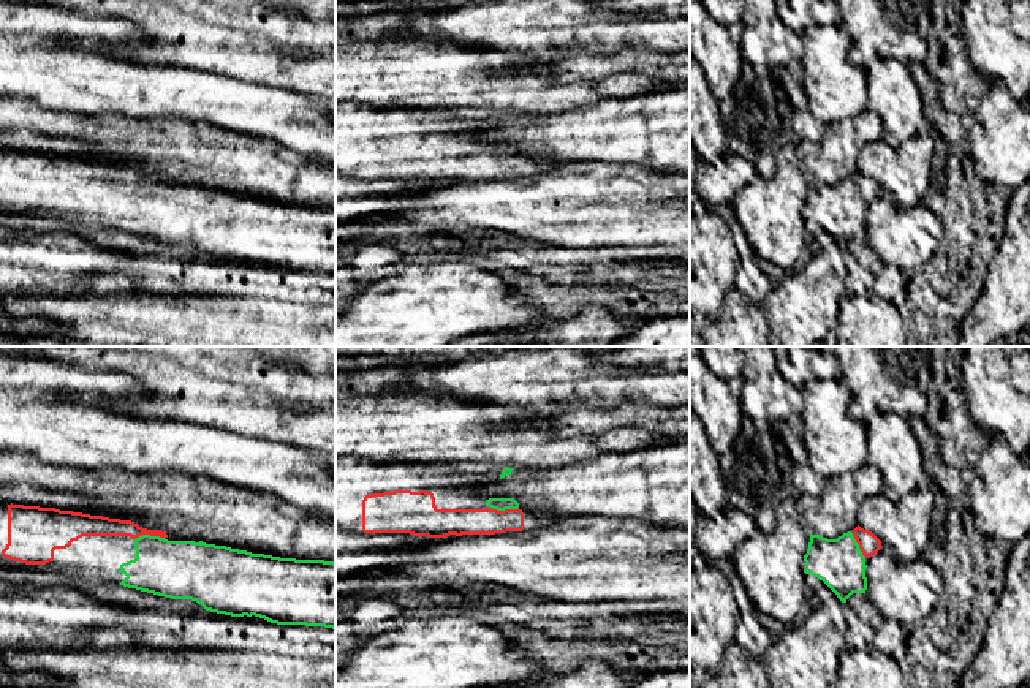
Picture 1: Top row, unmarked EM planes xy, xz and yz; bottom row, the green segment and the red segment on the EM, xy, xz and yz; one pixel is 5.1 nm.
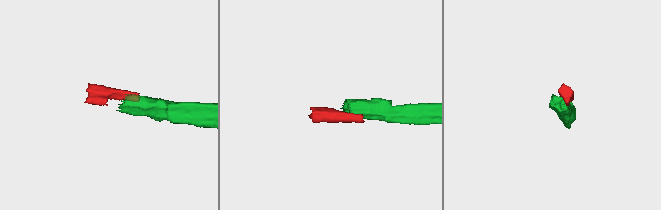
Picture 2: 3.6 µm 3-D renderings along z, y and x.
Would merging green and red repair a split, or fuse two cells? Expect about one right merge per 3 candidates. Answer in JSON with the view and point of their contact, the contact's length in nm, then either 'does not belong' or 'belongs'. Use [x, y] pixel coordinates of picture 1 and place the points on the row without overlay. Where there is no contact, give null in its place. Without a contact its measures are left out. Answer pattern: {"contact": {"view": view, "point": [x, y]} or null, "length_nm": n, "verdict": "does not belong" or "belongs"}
{"contact": {"view": "xy", "point": [149, 181]}, "length_nm": 160, "verdict": "belongs"}

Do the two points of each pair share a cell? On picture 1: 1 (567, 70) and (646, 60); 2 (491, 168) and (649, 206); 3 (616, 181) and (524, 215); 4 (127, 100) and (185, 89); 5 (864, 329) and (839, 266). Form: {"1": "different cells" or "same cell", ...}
{"1": "same cell", "2": "different cells", "3": "same cell", "4": "same cell", "5": "different cells"}

